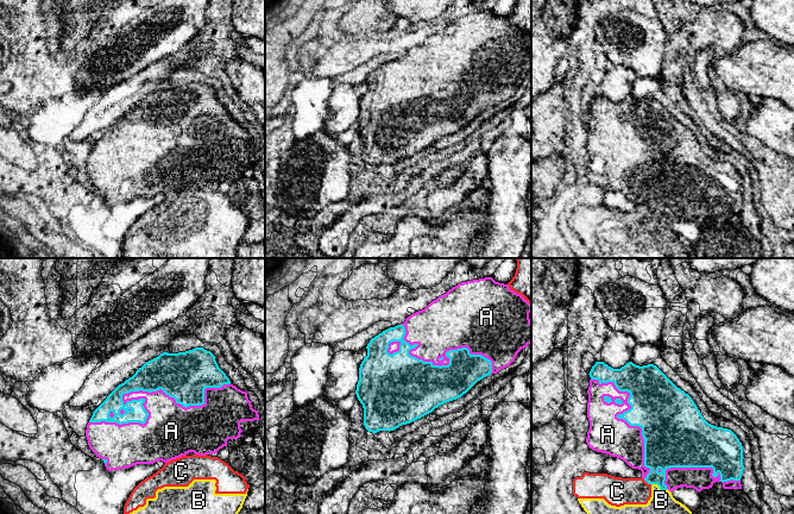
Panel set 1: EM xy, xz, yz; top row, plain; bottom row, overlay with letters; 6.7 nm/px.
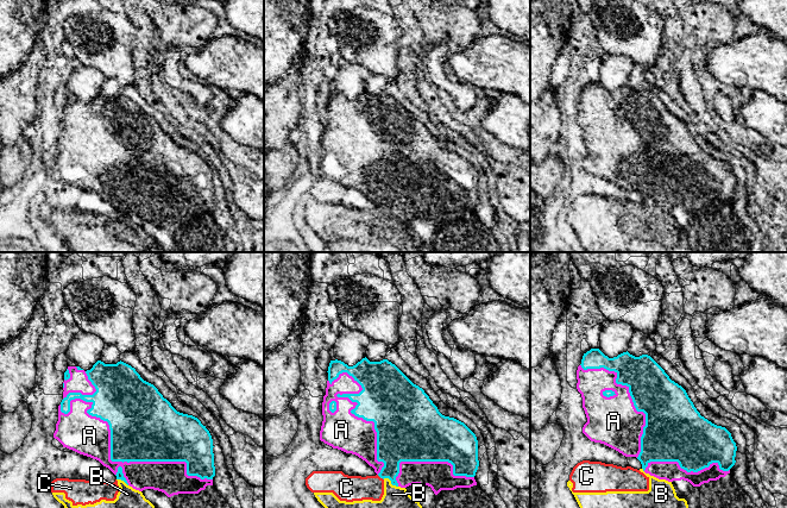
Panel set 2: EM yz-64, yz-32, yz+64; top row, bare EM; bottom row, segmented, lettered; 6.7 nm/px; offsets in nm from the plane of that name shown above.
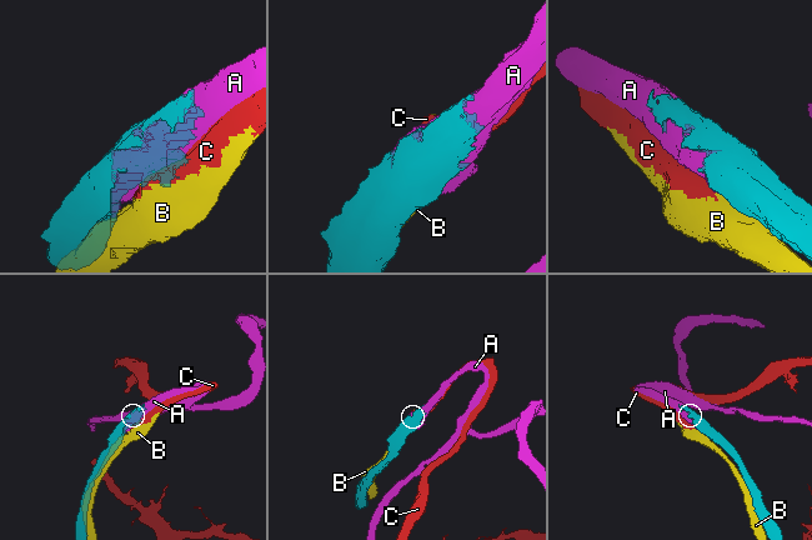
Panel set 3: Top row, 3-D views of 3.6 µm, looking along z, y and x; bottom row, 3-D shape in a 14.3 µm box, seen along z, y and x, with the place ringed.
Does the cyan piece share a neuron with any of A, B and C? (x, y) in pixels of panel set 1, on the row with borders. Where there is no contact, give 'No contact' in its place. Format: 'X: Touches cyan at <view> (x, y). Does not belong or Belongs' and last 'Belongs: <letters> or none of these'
A: Touches cyan at xy (130, 392). Belongs
B: Touches cyan at yz (660, 488). Does not belong
C: Touches cyan at yz (647, 482). Does not belong
Belongs: A

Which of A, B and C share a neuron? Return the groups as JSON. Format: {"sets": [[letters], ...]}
{"sets": [["A"], ["B", "C"]]}

